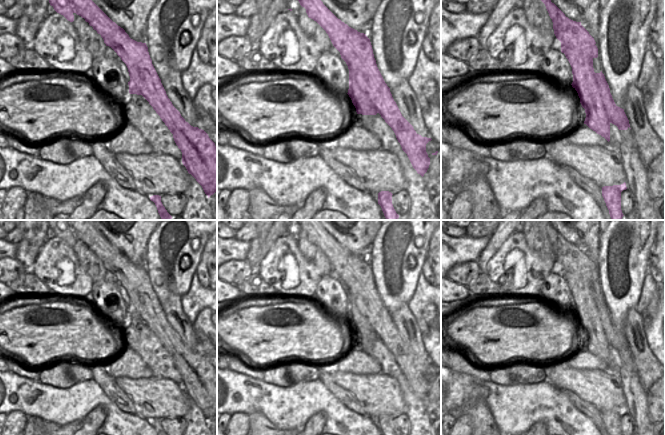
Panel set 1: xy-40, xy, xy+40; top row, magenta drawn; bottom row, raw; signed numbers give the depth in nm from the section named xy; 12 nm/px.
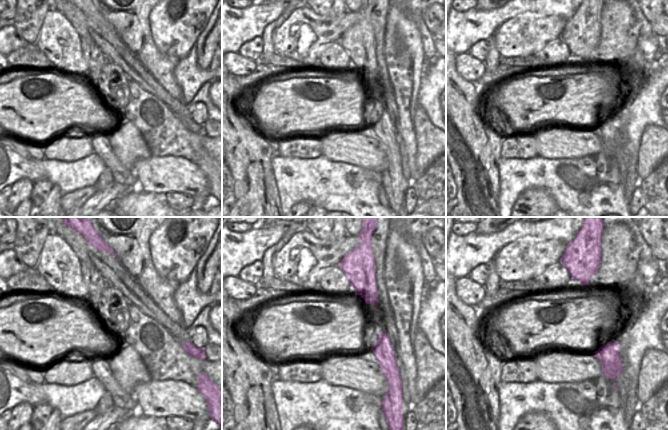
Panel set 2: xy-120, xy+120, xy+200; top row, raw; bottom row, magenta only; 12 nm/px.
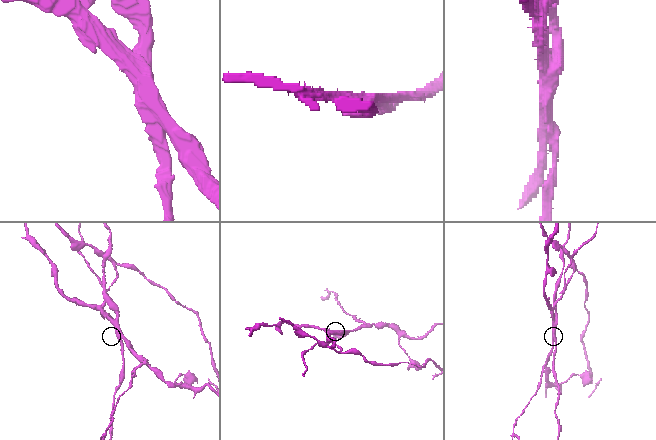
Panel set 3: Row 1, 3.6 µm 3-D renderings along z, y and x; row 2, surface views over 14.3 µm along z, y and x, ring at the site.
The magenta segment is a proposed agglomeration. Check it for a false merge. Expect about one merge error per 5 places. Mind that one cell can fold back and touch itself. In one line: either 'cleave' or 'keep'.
cleave

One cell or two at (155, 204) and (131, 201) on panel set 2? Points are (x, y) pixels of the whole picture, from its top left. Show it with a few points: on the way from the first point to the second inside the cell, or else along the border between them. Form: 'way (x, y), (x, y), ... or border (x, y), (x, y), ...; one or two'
way (149, 204), (137, 204); one

